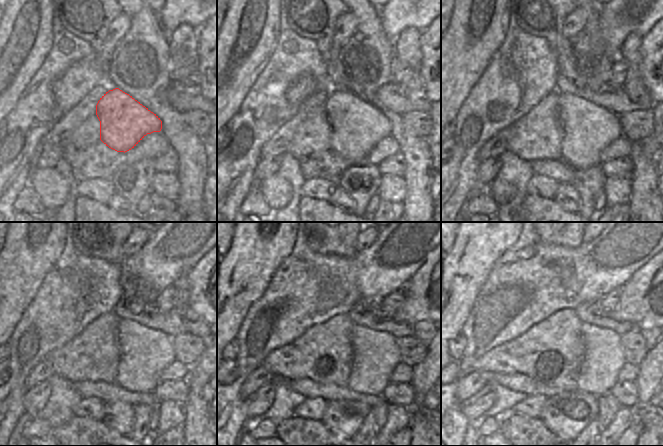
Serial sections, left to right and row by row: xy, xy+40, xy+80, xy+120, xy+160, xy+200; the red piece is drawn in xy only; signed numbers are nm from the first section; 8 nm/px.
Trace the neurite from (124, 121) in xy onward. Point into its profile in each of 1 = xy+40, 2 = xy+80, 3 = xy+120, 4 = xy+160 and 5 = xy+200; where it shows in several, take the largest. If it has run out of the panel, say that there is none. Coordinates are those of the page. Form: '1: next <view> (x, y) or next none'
1: next xy+40 (357, 126)
2: next xy+80 (588, 129)
3: next xy+120 (144, 353)
4: next xy+160 (375, 354)
5: next xy+200 (604, 357)

